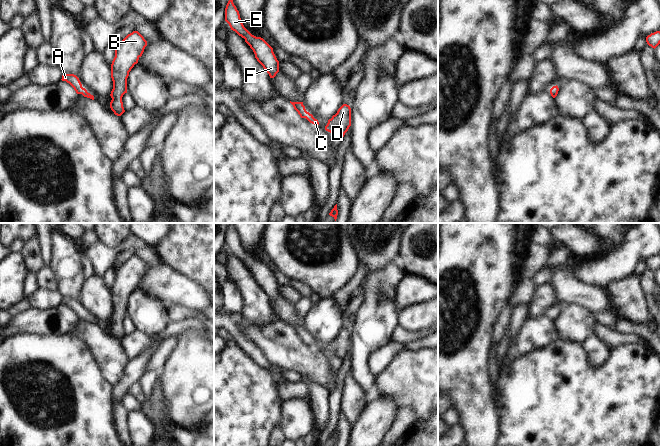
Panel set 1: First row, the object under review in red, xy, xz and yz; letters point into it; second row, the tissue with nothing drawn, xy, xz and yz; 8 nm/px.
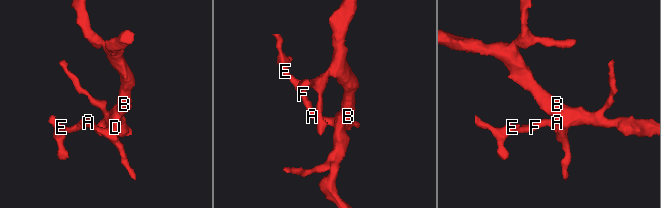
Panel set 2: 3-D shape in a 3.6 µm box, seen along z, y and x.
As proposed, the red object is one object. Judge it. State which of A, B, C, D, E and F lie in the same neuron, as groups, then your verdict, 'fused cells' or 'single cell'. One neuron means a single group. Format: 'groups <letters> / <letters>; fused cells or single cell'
groups A B C D E F; single cell

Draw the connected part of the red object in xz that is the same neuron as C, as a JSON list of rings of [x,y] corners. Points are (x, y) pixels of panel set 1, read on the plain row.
[[[291,326],[290,327],[293,329],[294,333],[298,336],[301,342],[306,342],[310,347],[314,349],[319,349],[319,346],[317,343],[313,341],[312,338],[306,335],[305,330],[303,329],[303,326]]]

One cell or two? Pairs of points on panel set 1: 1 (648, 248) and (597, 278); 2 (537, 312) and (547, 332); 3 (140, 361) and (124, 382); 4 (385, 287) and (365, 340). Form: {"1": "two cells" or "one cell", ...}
{"1": "one cell", "2": "two cells", "3": "one cell", "4": "one cell"}

